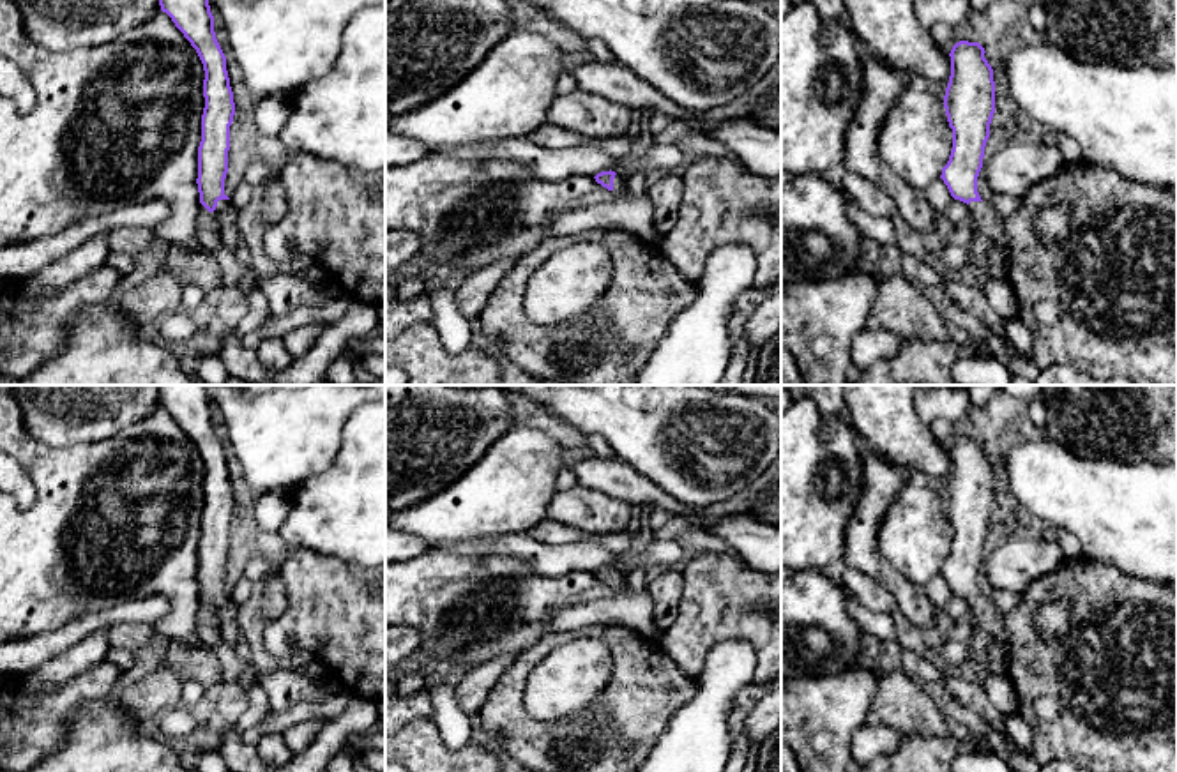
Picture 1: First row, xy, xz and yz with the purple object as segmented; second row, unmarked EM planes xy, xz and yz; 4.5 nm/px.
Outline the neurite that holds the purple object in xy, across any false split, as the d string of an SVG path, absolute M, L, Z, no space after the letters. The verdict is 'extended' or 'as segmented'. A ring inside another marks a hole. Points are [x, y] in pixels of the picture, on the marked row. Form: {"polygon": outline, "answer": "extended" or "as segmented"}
{"polygon": "M159 0L159 5L191 42L203 64L205 108L196 178L200 203L214 216L223 246L240 251L239 208L224 194L235 102L226 71L226 57L214 32L214 16L209 0Z", "answer": "extended"}

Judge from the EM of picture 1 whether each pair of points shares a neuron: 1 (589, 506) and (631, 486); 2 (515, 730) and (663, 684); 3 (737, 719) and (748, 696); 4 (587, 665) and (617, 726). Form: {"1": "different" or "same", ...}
{"1": "different", "2": "same", "3": "same", "4": "different"}

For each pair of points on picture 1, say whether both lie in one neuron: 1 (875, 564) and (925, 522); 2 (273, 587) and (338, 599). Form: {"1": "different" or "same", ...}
{"1": "different", "2": "different"}

